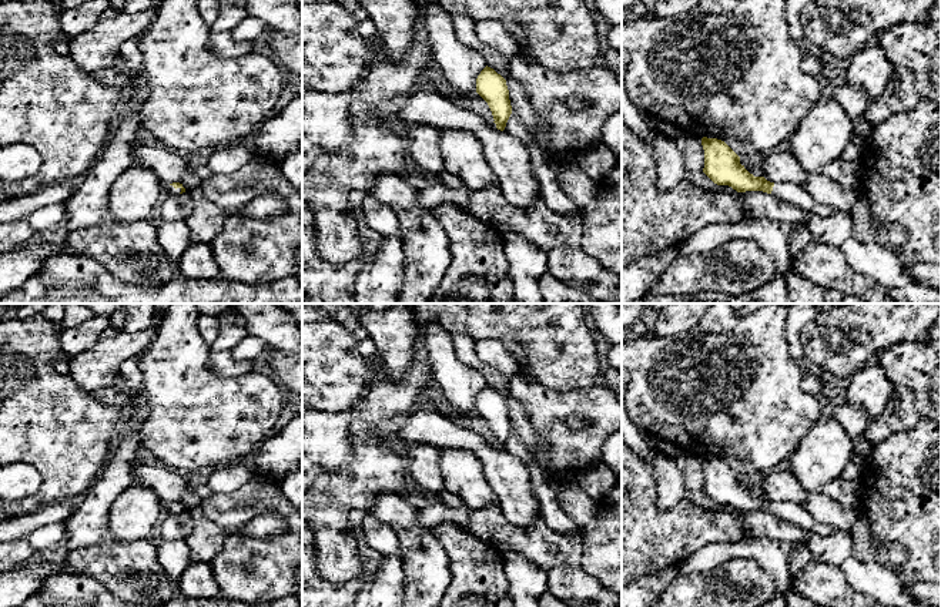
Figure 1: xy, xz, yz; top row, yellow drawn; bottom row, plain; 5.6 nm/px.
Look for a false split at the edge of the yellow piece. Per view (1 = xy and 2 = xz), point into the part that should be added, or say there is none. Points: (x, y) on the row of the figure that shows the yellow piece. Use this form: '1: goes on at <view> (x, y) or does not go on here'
1: goes on at xy (171, 190)
2: does not go on here

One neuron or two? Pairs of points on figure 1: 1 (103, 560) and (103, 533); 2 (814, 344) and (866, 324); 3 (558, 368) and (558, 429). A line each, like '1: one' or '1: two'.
1: two
2: one
3: two

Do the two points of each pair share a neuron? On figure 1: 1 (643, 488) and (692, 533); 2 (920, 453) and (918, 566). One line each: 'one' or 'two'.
1: one
2: one

